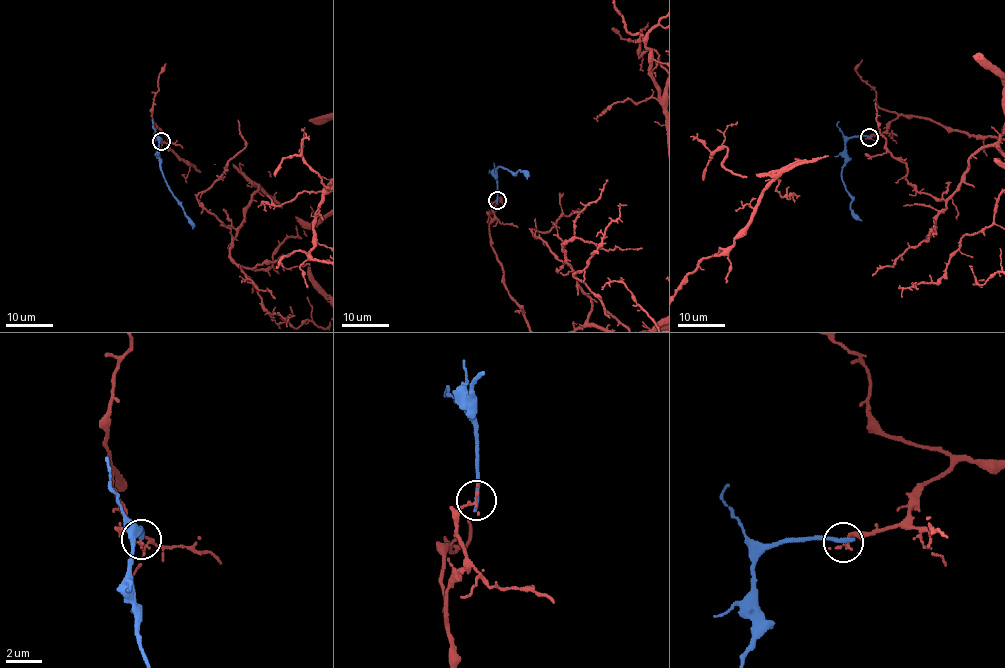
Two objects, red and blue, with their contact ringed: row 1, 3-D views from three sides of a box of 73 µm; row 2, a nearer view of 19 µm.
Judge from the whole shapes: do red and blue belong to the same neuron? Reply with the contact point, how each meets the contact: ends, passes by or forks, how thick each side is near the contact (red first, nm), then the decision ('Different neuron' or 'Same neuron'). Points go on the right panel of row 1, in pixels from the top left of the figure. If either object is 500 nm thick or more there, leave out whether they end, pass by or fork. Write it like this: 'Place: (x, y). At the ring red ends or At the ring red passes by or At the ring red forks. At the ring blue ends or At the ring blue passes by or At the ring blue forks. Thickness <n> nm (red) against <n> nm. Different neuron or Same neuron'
Place: (869, 137). At the ring red ends. At the ring blue ends. Thickness 170 nm (red) against 280 nm. Different neuron

